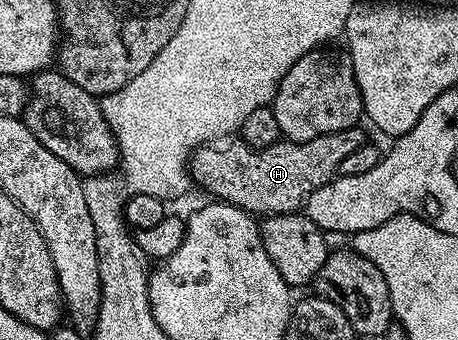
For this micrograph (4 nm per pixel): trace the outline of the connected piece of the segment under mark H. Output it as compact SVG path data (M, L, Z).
M357 125L350 129L338 129L338 133L326 133L322 137L314 137L314 141L305 143L281 141L264 147L261 151L256 151L250 145L246 145L239 137L216 139L193 151L190 160L190 179L195 186L197 183L202 190L209 191L212 194L209 196L213 200L240 207L253 216L290 215L299 212L316 189L331 183L340 170L342 160L350 157L350 153L354 153L364 144L366 135L362 128L363 126Z

